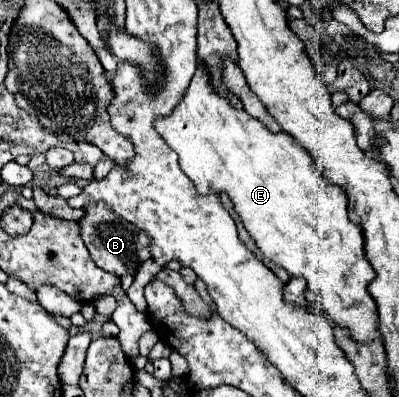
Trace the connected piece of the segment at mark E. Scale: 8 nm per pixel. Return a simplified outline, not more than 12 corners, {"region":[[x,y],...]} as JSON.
{"region":[[213,90],[153,124],[199,194],[355,340],[379,338],[347,194]]}

